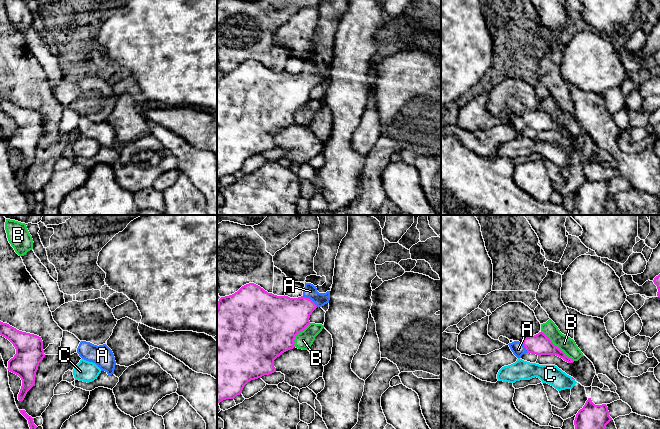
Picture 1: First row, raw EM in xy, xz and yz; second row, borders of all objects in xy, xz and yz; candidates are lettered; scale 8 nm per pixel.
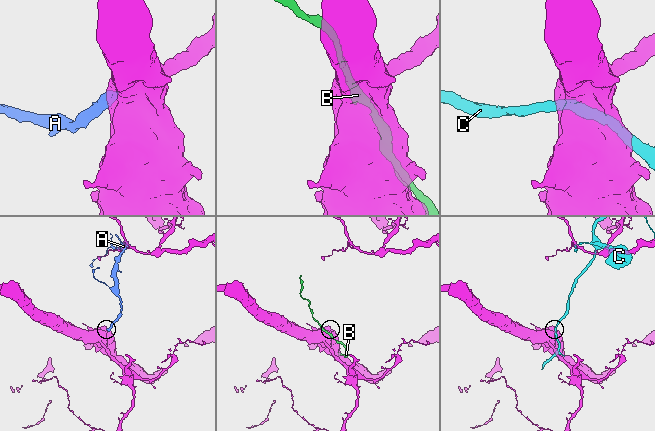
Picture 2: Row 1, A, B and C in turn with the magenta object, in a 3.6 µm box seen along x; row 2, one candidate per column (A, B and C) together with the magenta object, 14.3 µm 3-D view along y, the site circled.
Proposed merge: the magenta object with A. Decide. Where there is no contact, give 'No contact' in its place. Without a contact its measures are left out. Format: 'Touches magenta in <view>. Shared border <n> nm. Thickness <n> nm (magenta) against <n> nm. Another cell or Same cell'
Touches magenta in xz. Shared border 150 nm. Thickness 320 nm (magenta) against 110 nm. Same cell

